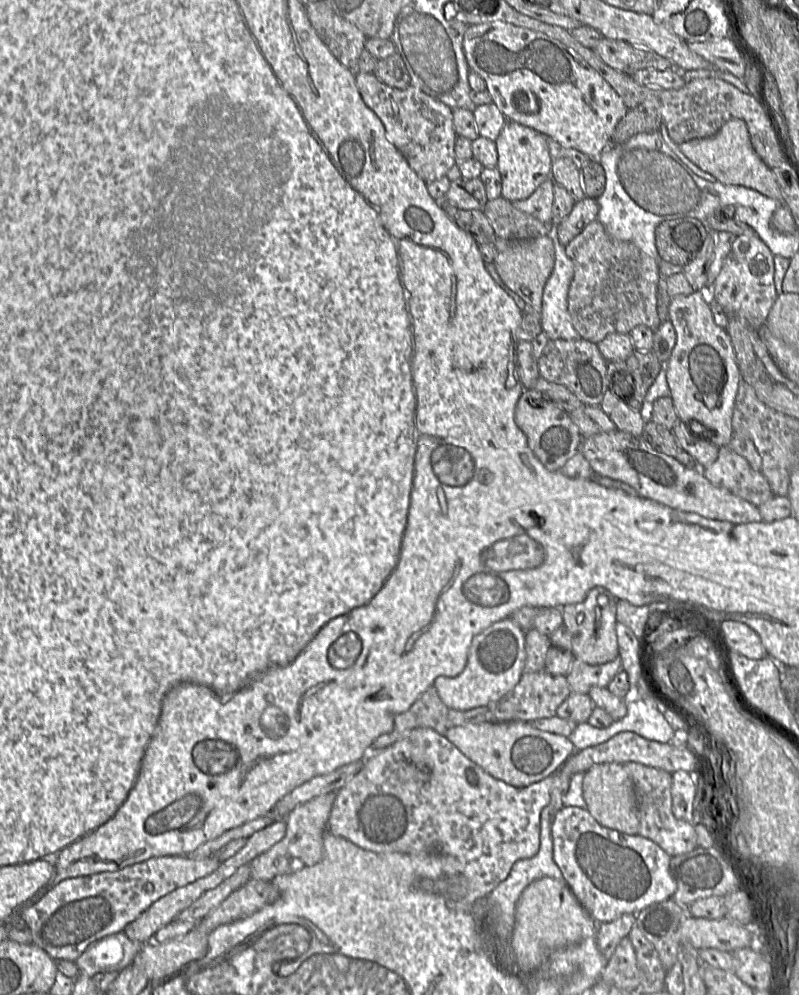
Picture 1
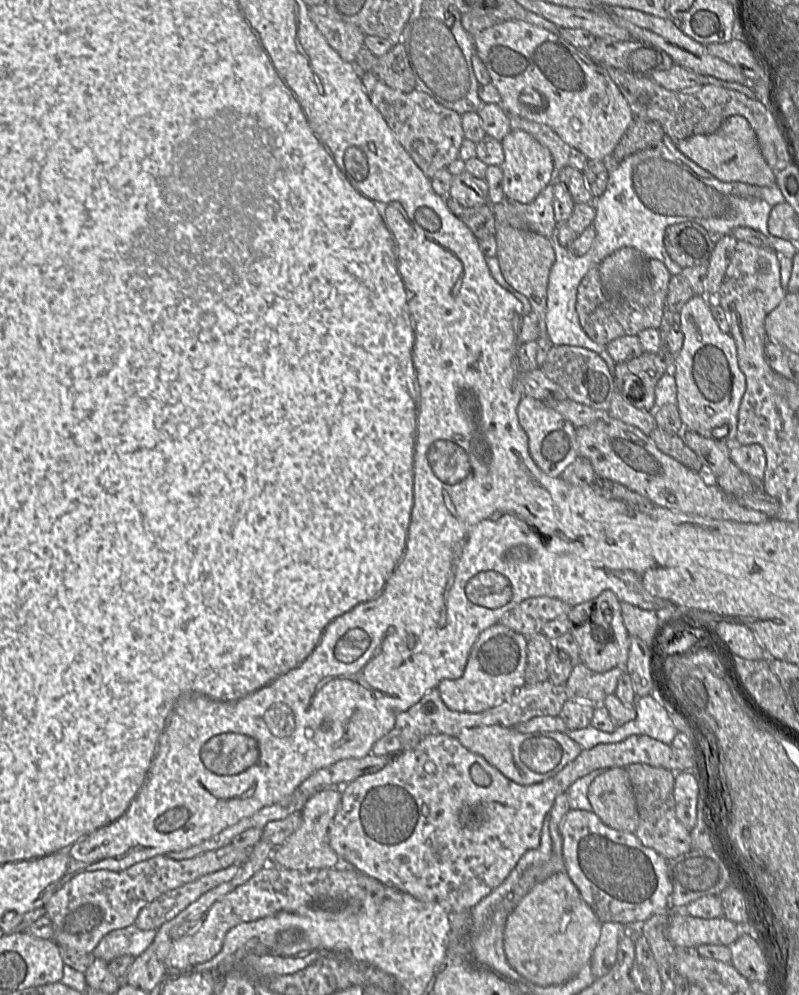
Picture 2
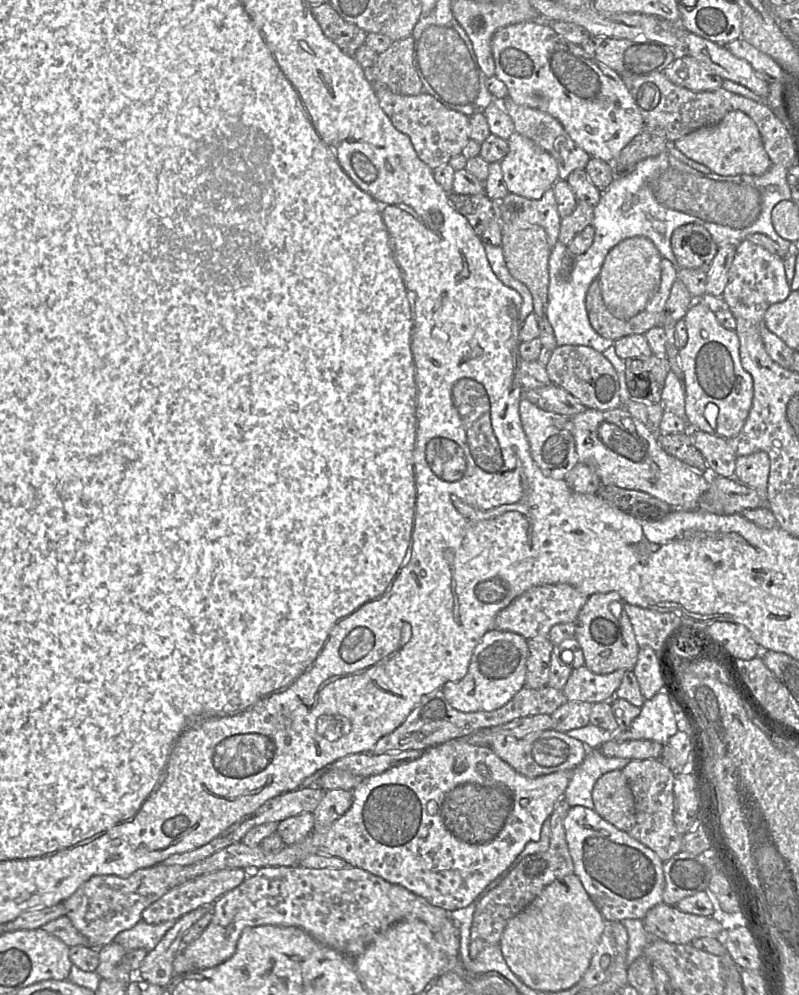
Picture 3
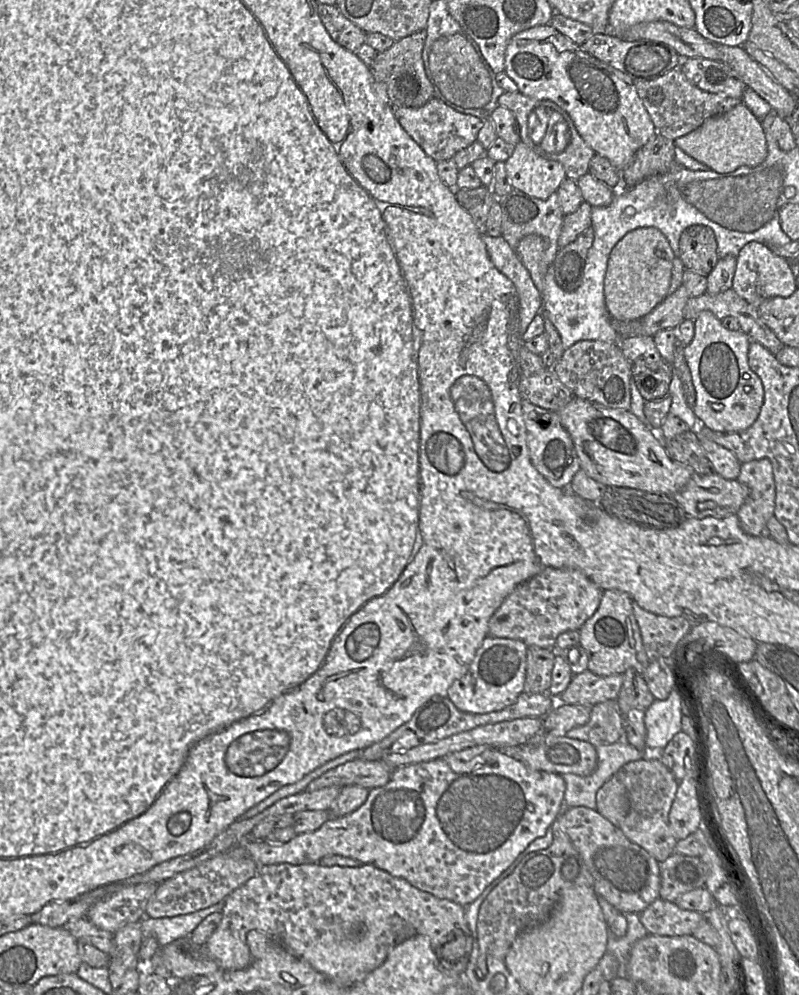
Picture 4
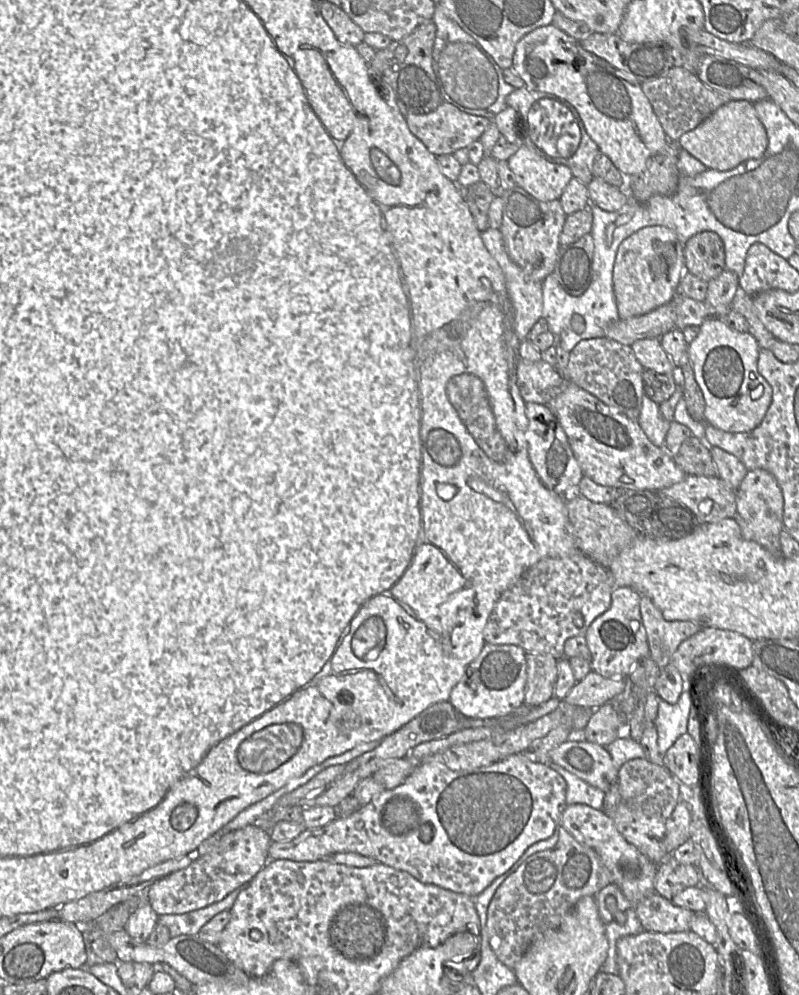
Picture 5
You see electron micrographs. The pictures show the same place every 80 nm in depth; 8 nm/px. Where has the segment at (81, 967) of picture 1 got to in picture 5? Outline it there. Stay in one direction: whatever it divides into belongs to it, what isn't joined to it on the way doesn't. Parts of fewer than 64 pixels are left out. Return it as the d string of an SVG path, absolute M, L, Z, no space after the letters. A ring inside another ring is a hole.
M242 885L229 893L221 901L206 907L193 910L184 914L159 915L158 924L165 925L170 932L171 938L180 935L197 935L200 929L216 914L230 910L235 903L239 893L247 885Z

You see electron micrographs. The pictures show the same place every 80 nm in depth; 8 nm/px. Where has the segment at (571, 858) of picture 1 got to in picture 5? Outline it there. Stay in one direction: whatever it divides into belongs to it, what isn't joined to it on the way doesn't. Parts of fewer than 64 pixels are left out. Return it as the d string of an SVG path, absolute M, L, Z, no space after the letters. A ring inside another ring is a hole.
M585 804L567 805L561 816L560 825L580 844L592 848L600 857L603 865L612 875L624 896L634 905L643 901L654 892L654 879L658 864L652 862L634 845L630 844L617 830L611 817L602 810Z

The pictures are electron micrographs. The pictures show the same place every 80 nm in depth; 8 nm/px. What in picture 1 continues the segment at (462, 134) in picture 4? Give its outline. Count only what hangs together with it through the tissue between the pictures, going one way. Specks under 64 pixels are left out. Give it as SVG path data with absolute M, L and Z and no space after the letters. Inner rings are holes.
M373 73L355 74L355 81L364 103L382 121L386 137L404 156L410 167L425 182L444 177L456 164L453 109L410 85L405 89L390 87Z

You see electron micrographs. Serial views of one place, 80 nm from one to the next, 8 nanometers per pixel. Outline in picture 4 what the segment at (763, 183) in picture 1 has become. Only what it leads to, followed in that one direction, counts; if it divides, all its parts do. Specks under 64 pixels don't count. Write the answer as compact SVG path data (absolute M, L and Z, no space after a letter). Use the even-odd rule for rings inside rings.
M744 103L707 119L696 130L675 139L674 143L686 154L718 173L731 173L741 166L758 166L768 154L761 121Z

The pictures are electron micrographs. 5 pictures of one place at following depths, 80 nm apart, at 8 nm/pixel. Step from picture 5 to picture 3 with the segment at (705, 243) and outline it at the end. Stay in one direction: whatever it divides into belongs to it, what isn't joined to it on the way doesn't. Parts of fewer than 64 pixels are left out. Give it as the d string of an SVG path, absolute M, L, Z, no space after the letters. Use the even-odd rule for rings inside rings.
M685 224L671 236L671 248L679 268L709 270L718 246L709 231L699 224Z

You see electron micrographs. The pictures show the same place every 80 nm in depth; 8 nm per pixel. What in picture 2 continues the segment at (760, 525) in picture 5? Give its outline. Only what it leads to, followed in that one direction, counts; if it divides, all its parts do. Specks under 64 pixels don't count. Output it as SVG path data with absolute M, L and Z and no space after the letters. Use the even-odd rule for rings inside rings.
M759 444L730 445L732 462L756 484L762 484L766 468L766 456Z

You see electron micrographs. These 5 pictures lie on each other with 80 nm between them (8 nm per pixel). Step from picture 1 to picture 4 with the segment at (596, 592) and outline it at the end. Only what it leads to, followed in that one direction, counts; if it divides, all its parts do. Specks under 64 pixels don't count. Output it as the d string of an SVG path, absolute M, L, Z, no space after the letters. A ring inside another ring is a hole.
M614 589L603 591L596 612L578 631L579 644L588 656L588 669L596 675L623 674L629 668L636 668L643 673L650 663L633 613L633 600L625 592Z

